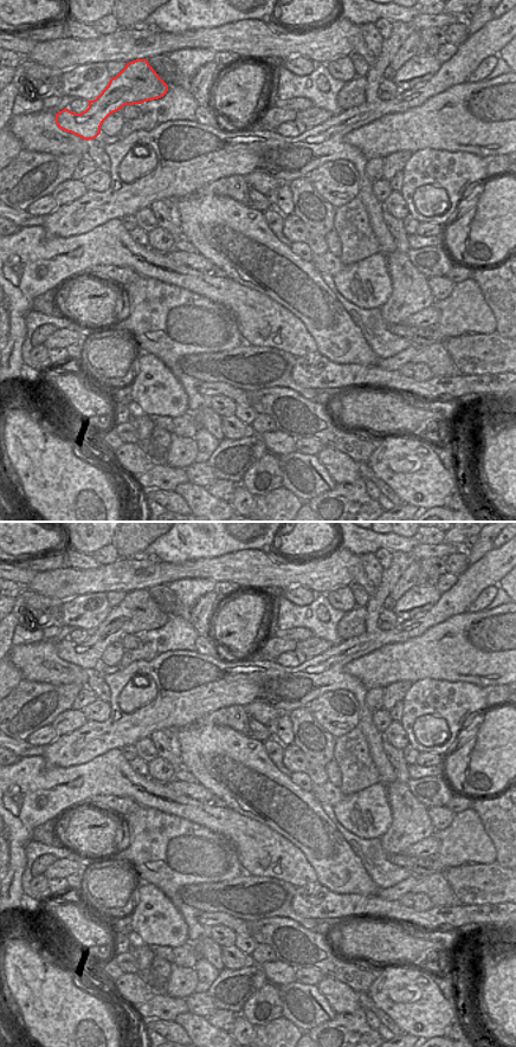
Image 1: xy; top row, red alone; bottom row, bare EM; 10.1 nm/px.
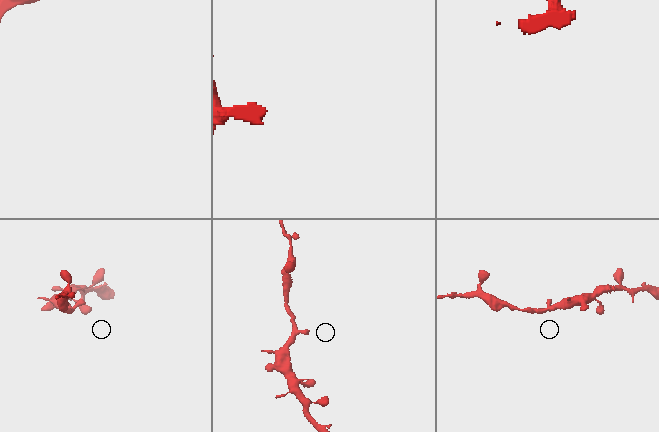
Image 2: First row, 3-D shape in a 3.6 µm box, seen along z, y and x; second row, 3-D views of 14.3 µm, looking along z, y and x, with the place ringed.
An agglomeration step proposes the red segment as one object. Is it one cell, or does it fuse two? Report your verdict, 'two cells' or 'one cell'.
one cell

